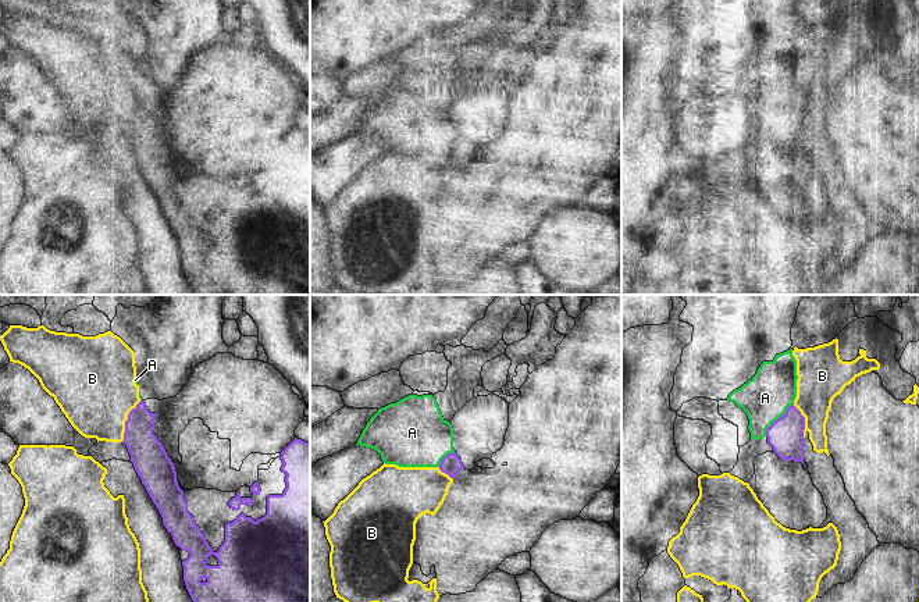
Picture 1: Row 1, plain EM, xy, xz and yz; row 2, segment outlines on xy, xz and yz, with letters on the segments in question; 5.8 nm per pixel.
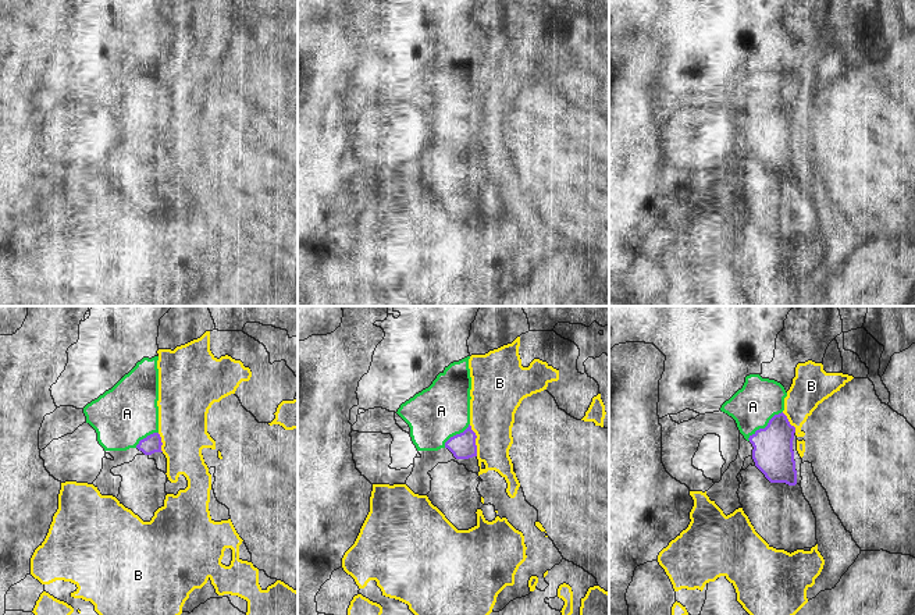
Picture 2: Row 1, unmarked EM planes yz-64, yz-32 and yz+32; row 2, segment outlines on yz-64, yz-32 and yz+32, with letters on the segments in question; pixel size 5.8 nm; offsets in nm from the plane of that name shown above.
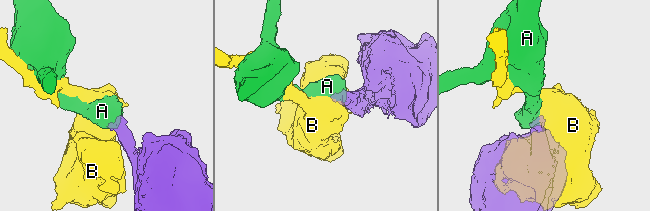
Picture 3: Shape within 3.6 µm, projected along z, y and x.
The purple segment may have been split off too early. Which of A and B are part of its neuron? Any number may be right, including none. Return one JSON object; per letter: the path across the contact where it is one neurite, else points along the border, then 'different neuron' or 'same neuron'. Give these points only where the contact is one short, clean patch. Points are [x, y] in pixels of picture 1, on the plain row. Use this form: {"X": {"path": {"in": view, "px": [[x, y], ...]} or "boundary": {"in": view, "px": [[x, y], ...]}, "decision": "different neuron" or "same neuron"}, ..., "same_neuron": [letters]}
{"A": {"path": {"in": "yz", "px": [[786, 124], [784, 114], [777, 107], [765, 86]]}, "decision": "same neuron"}, "B": {"boundary": {"in": "xy", "px": [[141, 89], [128, 103], [121, 129]]}, "decision": "different neuron"}, "same_neuron": ["A"]}

